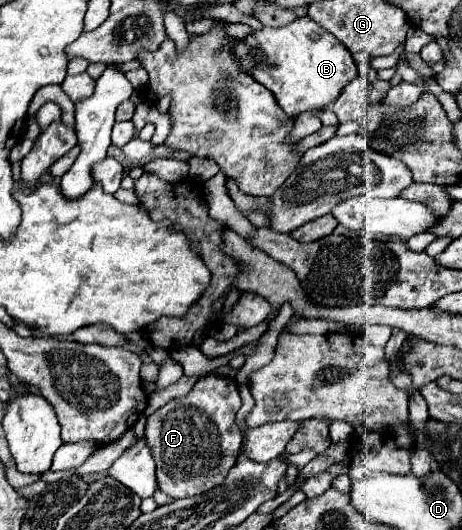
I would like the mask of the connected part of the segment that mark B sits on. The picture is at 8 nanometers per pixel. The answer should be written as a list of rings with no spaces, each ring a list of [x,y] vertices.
[[[299,16],[279,28],[261,26],[241,40],[233,38],[227,48],[241,70],[271,90],[291,118],[305,110],[325,108],[357,76],[357,64],[351,52],[309,16]]]

